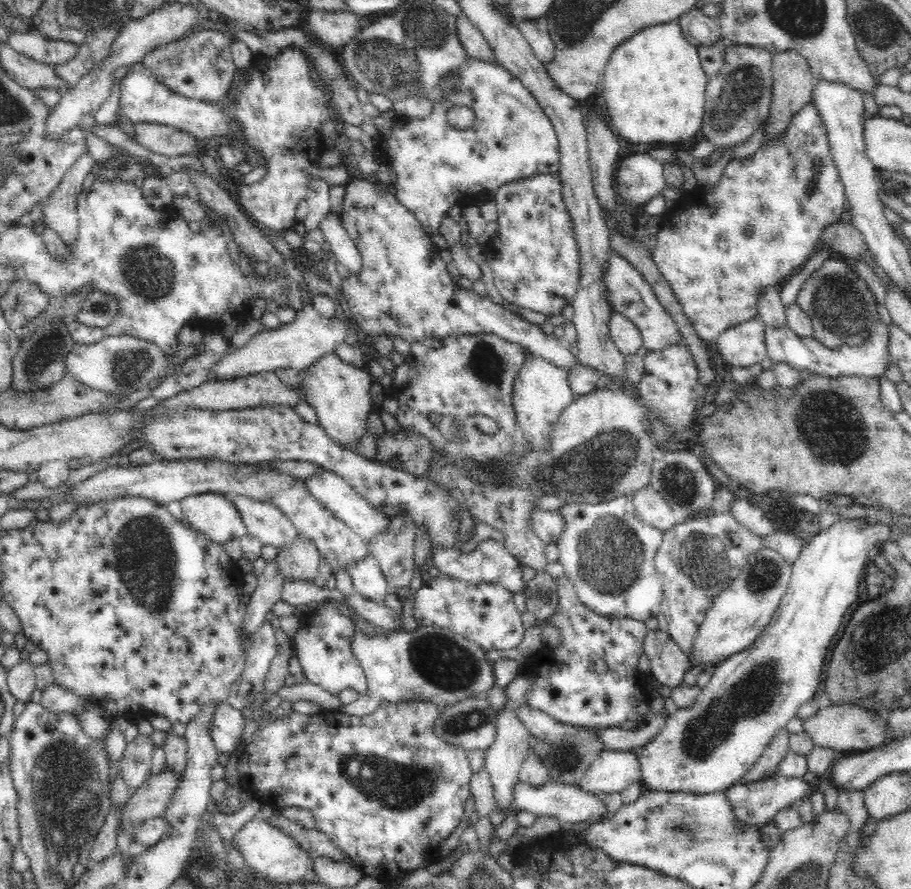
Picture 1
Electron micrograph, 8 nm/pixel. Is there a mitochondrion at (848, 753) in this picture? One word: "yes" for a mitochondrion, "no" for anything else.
no

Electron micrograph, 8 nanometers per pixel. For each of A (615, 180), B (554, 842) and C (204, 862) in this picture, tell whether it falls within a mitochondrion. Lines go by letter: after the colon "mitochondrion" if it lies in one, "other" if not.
A: other
B: other
C: other

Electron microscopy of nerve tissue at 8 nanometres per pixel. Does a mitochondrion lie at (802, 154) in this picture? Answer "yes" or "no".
yes

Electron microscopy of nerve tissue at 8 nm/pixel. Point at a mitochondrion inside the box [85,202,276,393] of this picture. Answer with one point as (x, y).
(152, 273)

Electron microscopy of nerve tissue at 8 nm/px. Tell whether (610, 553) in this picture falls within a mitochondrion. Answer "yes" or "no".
yes

